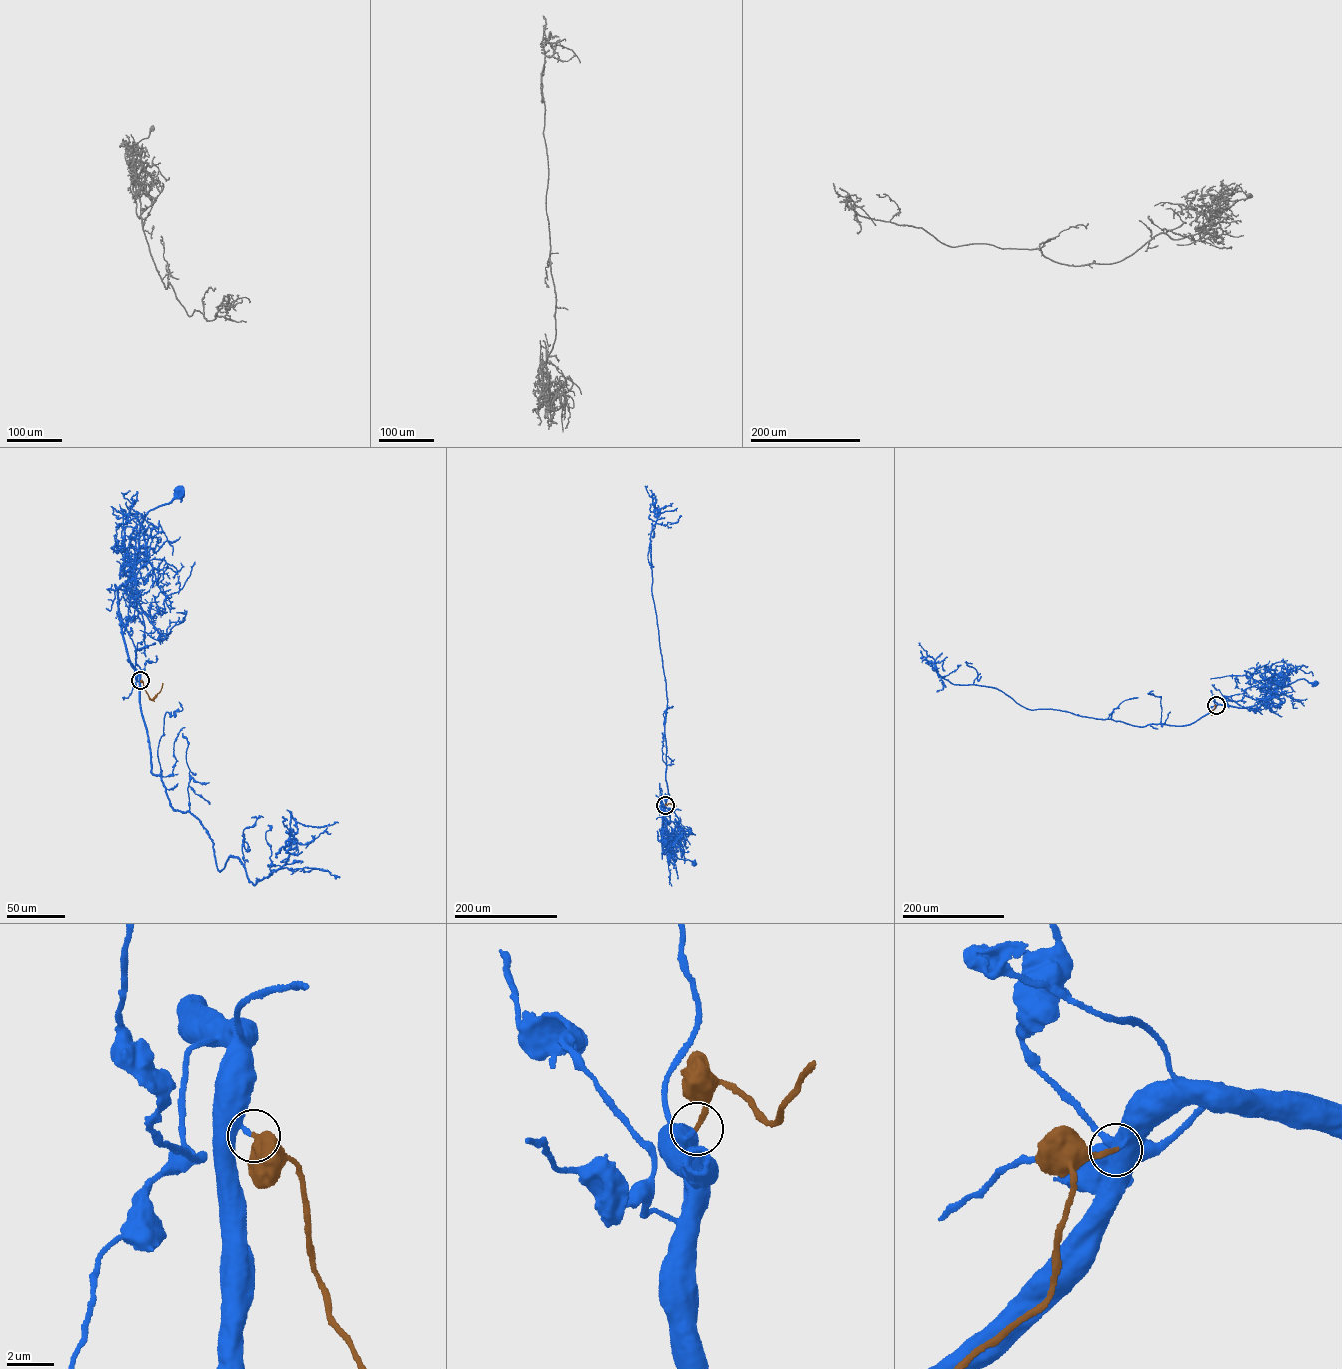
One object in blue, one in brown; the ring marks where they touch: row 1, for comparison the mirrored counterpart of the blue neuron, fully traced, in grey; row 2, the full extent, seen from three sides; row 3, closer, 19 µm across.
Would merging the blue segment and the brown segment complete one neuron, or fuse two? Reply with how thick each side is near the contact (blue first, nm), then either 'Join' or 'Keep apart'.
Thickness 260 nm (blue) against 240 nm. Join

